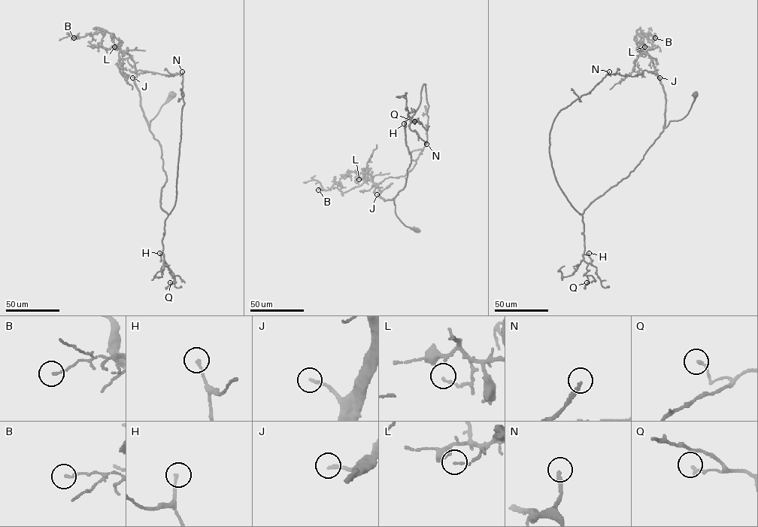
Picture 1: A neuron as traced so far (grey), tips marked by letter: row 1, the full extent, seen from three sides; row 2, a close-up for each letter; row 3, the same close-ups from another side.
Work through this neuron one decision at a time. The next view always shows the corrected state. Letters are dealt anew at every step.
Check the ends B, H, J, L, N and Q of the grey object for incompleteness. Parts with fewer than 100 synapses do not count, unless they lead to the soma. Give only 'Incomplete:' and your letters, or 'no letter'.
Incomplete: N

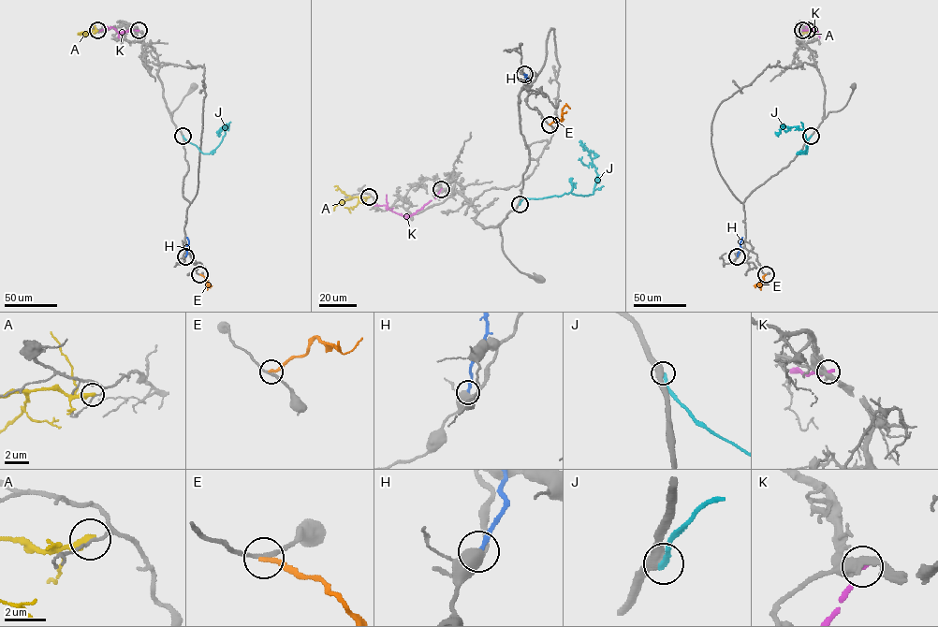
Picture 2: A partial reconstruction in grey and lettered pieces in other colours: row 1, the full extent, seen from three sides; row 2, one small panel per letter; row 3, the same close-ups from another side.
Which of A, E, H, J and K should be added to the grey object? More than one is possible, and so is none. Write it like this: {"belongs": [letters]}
{"belongs": ["E"]}

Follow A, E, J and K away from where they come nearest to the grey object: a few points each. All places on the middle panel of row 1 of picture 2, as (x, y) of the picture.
A: (369, 196), (350, 197), (338, 203), (334, 211)
E: (549, 124), (556, 119), (560, 121), (565, 105), (570, 109)
J: (520, 204), (525, 198), (571, 193), (583, 196), (593, 194), (597, 173), (590, 153), (578, 141)
K: (441, 189), (434, 198), (411, 214), (403, 215), (385, 205), (373, 204)

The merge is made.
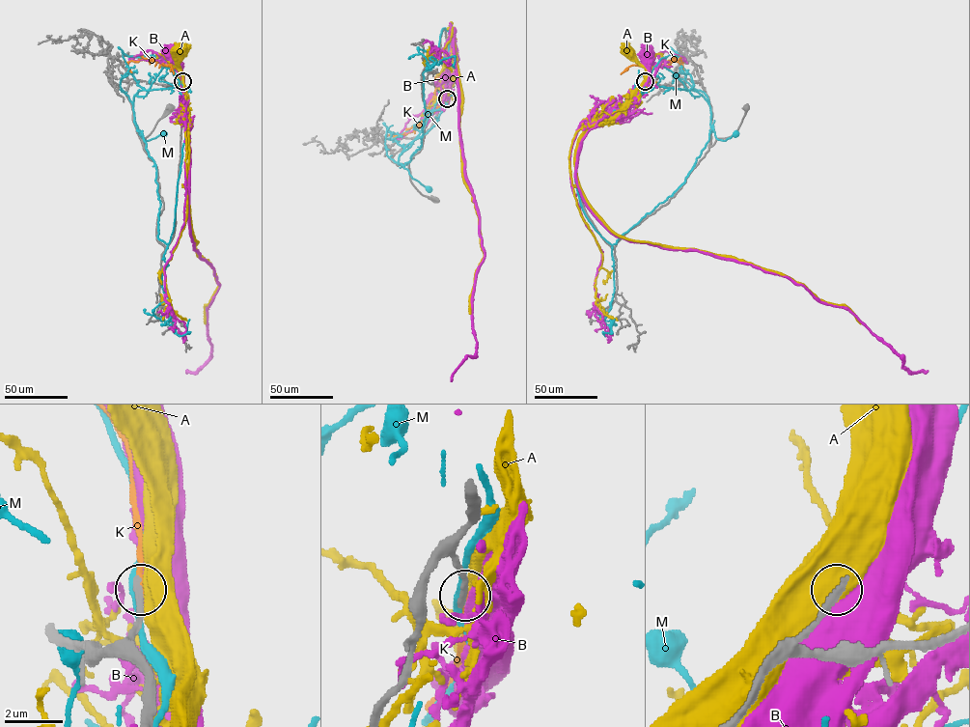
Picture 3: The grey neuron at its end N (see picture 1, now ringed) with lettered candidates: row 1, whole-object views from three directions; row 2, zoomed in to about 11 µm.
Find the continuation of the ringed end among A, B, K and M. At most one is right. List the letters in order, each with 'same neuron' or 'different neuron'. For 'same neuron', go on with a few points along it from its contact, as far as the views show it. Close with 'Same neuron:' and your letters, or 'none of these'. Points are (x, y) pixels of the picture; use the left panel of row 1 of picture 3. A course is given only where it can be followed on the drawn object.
A: different neuron
B: different neuron
K: same neuron | via (181, 81), (181, 75), (176, 68), (161, 66), (154, 60), (129, 61), (131, 71)
M: different neuron
Same neuron: K

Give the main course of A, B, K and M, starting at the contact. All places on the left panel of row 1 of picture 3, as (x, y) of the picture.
A: (182, 82), (177, 51), (180, 49)
B: (181, 81), (181, 70), (171, 56)
K: (181, 81), (181, 75), (176, 68), (161, 66), (154, 60), (129, 61), (131, 71)
M: (181, 82), (180, 71), (169, 64), (148, 90), (134, 97), (134, 123), (141, 137), (148, 141), (164, 133)

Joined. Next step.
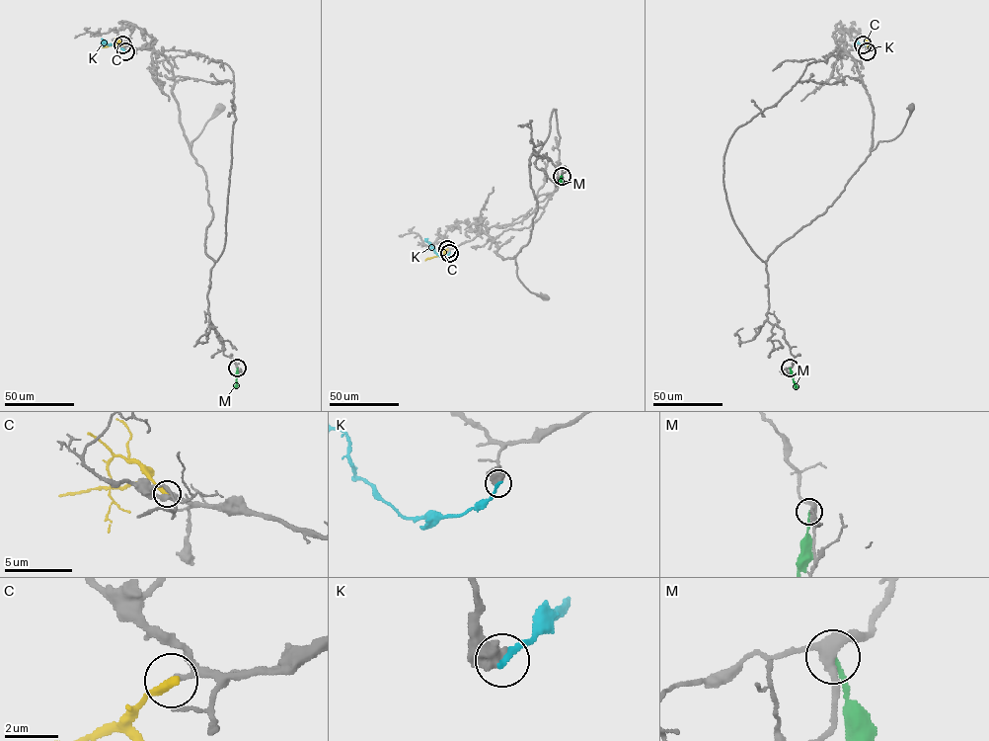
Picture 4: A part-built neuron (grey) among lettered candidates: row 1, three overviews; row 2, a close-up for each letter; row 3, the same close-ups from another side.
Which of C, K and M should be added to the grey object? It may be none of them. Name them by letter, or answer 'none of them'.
none of them

